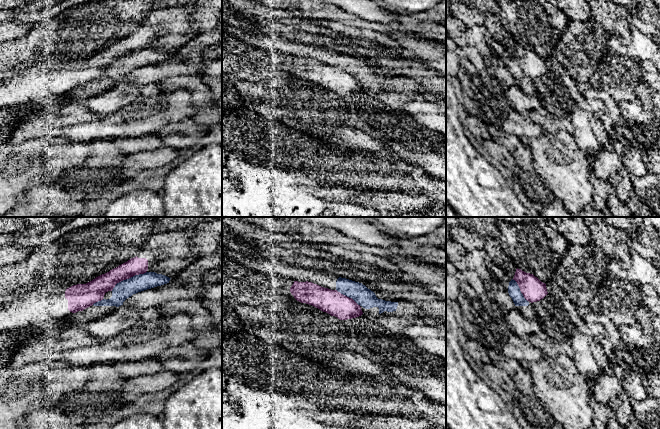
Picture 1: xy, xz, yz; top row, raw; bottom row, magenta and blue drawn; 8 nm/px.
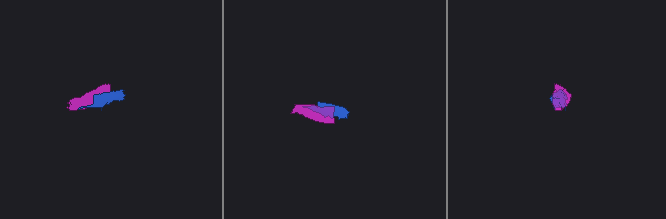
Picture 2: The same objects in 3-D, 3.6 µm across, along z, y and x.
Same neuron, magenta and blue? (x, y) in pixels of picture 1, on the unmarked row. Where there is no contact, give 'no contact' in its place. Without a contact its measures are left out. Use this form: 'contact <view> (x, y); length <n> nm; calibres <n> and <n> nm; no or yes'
contact xy (128, 54); length 320 nm; calibres 150 and 140 nm; no

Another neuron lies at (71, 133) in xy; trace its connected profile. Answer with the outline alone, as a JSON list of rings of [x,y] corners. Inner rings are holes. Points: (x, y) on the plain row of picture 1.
[[[179,89],[166,96],[154,96],[137,101],[119,111],[106,115],[98,120],[65,127],[61,130],[61,138],[69,141],[88,142],[92,140],[110,140],[112,138],[131,138],[145,135],[156,135],[169,124],[185,118],[192,118],[196,113],[189,91]]]

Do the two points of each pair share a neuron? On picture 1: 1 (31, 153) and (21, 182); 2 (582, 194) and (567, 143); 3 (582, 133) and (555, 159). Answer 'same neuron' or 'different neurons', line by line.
1: same neuron
2: same neuron
3: different neurons

